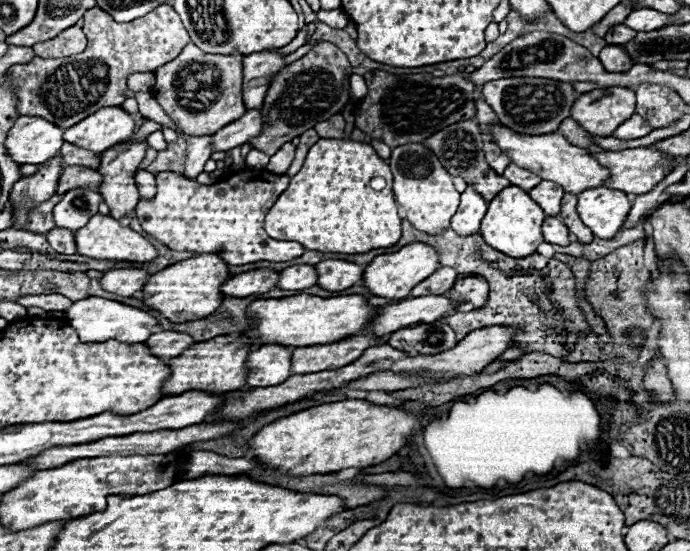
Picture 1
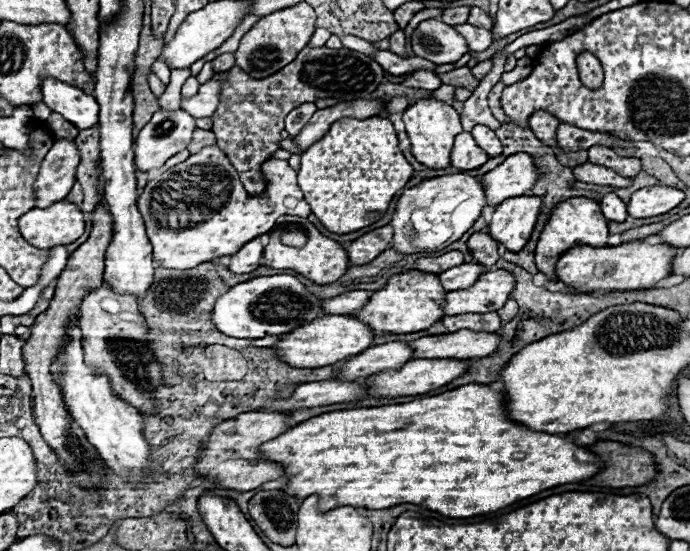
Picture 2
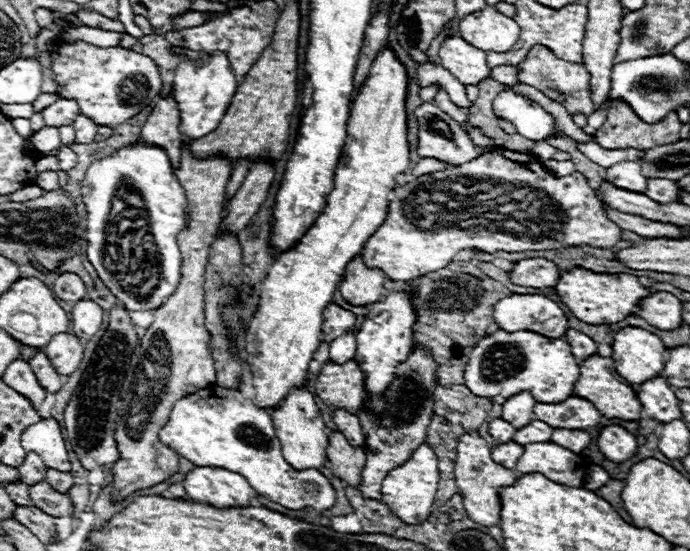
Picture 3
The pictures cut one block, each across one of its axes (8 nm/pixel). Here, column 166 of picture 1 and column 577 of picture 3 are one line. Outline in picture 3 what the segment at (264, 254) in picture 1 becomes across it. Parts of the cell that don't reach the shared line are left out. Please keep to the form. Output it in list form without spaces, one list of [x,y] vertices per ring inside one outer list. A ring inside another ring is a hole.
[[[496,148],[494,152],[482,152],[478,158],[462,164],[462,166],[448,166],[444,170],[438,170],[438,172],[430,172],[430,174],[424,174],[424,176],[418,176],[414,178],[412,182],[404,184],[404,186],[398,186],[394,188],[392,192],[392,198],[390,198],[390,204],[388,204],[388,216],[386,220],[380,224],[380,228],[366,240],[364,244],[364,250],[362,250],[362,260],[366,262],[366,266],[370,268],[380,268],[390,280],[416,280],[428,272],[436,272],[440,268],[444,268],[446,264],[452,262],[452,258],[460,252],[460,250],[466,250],[466,248],[472,248],[472,250],[482,250],[482,252],[488,252],[488,254],[494,254],[494,252],[526,252],[526,250],[552,250],[552,248],[562,248],[562,246],[592,246],[592,248],[612,248],[616,246],[616,242],[622,240],[622,228],[618,228],[618,224],[614,224],[606,210],[602,208],[602,202],[600,198],[596,196],[596,192],[588,186],[586,178],[580,174],[580,172],[574,172],[570,176],[564,176],[564,178],[556,178],[552,174],[548,174],[544,170],[544,166],[530,154],[524,154],[524,152],[514,152],[514,150],[504,150],[504,148]]]

